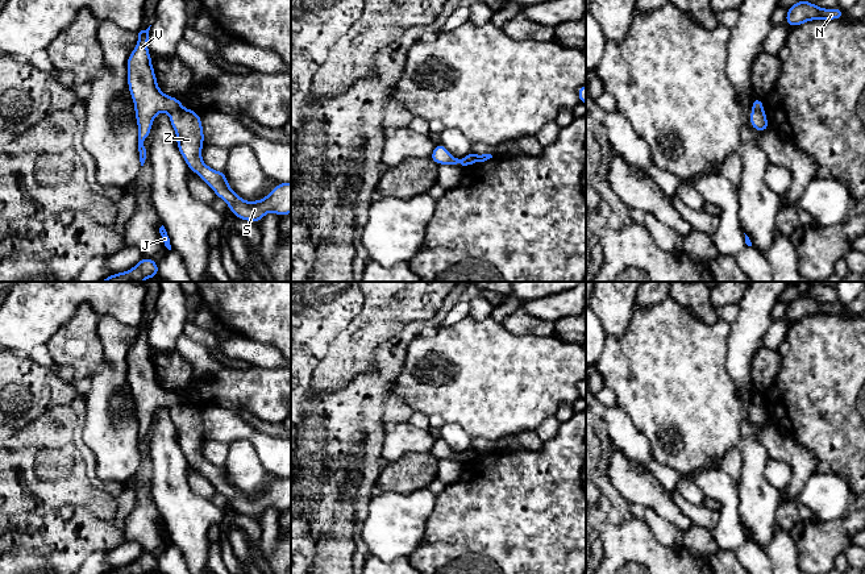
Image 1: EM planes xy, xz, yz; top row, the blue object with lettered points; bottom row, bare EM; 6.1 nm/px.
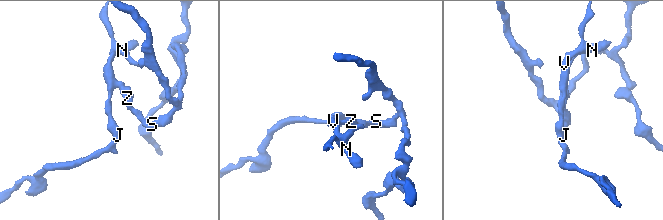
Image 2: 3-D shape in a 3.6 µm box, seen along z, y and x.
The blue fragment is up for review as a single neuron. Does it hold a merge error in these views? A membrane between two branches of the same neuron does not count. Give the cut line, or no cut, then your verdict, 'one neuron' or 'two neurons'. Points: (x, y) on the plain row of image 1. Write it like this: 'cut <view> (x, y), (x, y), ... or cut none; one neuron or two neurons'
cut xy (181, 402), (169, 408); two neurons

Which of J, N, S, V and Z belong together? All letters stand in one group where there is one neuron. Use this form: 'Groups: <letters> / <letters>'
Groups: J N V / S Z

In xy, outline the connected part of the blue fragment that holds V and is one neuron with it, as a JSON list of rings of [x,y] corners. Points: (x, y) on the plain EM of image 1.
[[[150,321],[138,328],[136,342],[126,355],[128,383],[134,398],[136,416],[138,420],[141,461],[144,461],[146,454],[144,437],[151,427],[154,412],[163,405],[171,408],[182,403],[180,394],[165,390],[158,383],[151,352],[147,344],[149,325]]]

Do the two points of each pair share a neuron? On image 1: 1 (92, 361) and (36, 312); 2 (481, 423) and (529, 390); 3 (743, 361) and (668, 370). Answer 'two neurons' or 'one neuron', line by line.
1: two neurons
2: one neuron
3: two neurons

